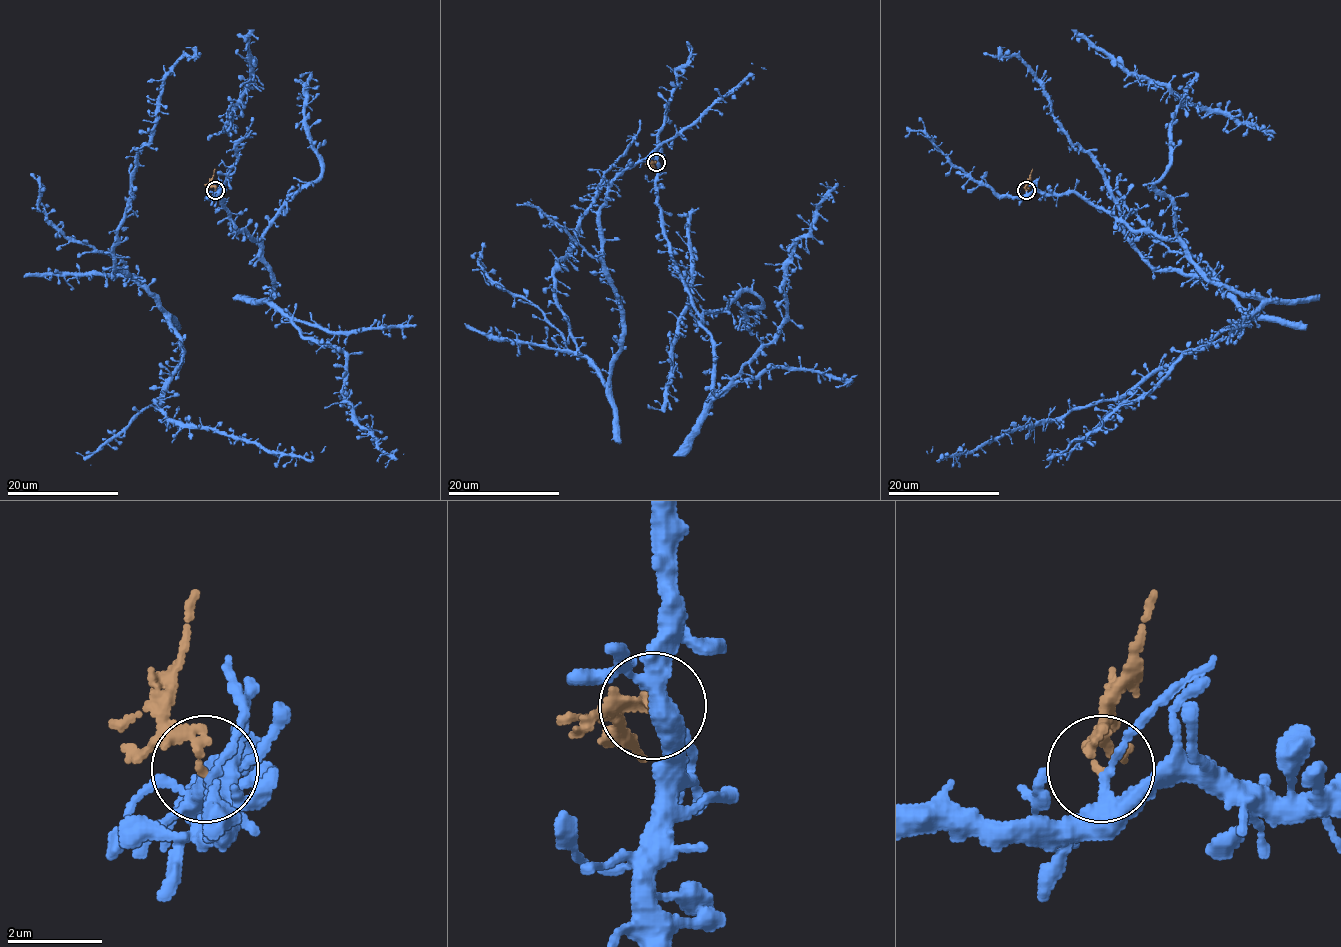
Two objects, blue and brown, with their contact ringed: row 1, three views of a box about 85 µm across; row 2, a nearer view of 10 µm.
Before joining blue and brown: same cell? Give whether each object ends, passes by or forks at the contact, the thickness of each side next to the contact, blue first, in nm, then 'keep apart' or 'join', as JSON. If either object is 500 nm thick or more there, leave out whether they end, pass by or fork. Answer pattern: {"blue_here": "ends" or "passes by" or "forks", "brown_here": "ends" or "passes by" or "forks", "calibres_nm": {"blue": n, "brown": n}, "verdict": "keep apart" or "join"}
{"blue_here": "forks", "brown_here": "ends", "calibres_nm": {"blue": 220, "brown": 180}, "verdict": "keep apart"}

